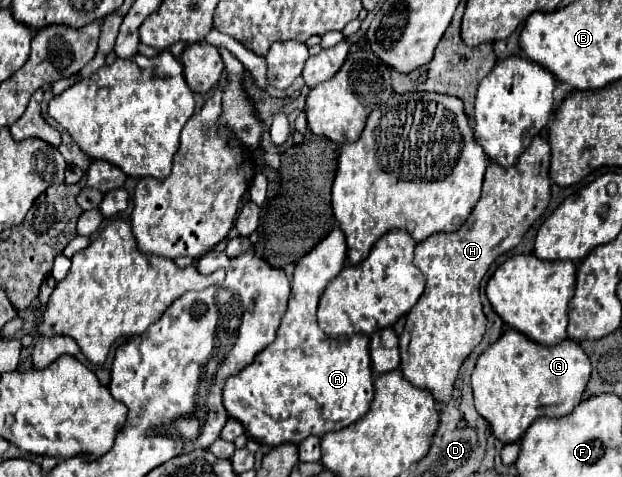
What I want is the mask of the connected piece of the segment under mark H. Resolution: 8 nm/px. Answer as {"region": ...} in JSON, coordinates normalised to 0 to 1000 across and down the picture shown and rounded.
{"region":[[[862,285],[849,314],[842,314],[839,331],[823,352],[804,352],[797,340],[788,340],[778,369],[775,411],[752,453],[752,461],[740,474],[740,482],[727,491],[698,491],[695,499],[669,512],[666,553],[675,562],[685,608],[672,637],[656,654],[650,696],[643,700],[643,780],[646,788],[666,805],[669,813],[688,818],[701,843],[723,843],[730,801],[743,759],[752,742],[775,717],[781,696],[781,662],[772,637],[772,591],[785,570],[788,553],[810,528],[823,524],[836,512],[849,478],[878,444],[884,423],[884,302],[878,289]]]}

